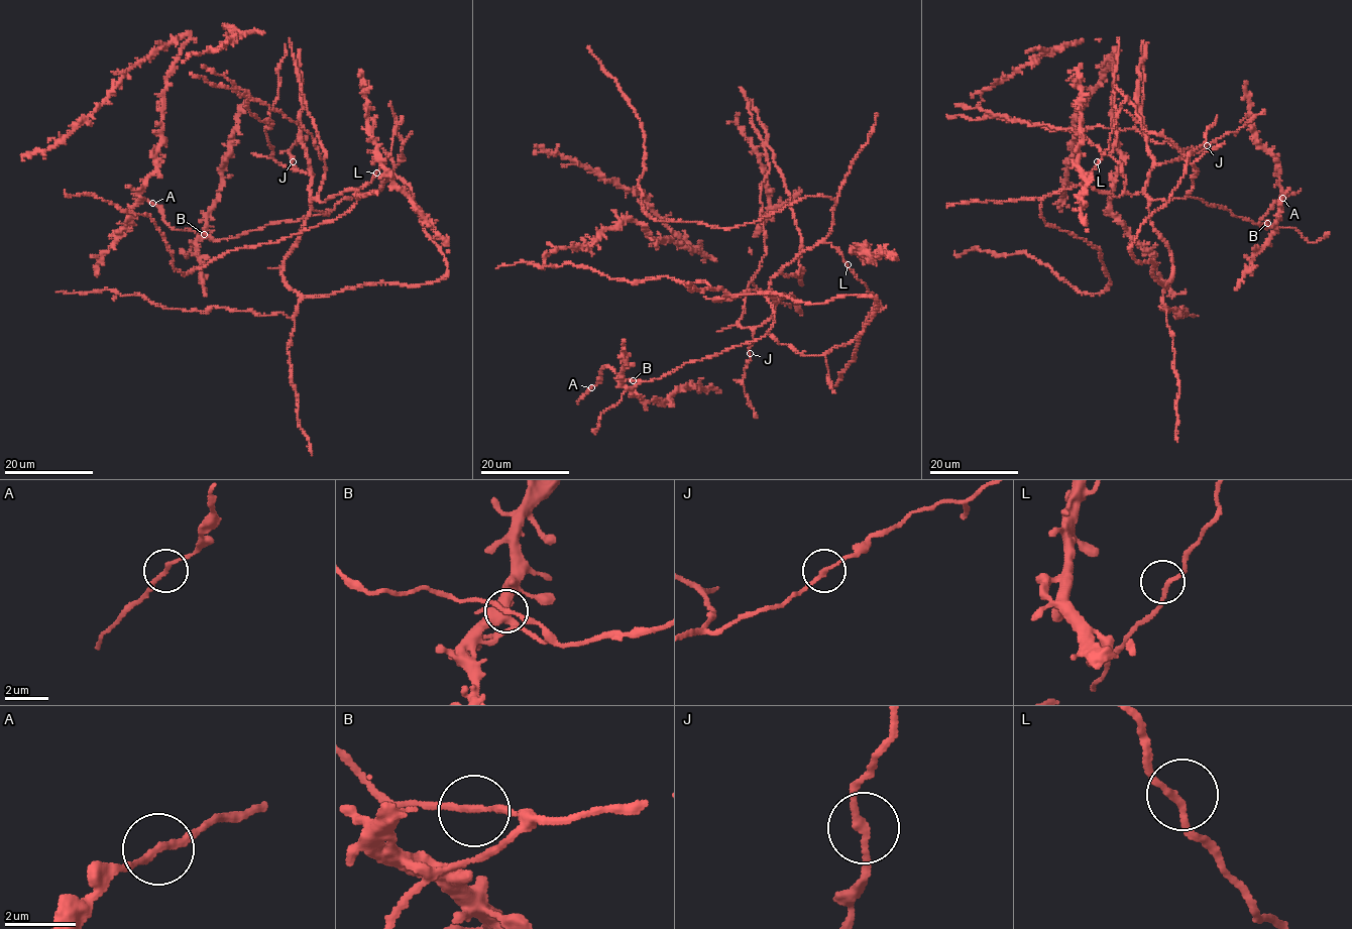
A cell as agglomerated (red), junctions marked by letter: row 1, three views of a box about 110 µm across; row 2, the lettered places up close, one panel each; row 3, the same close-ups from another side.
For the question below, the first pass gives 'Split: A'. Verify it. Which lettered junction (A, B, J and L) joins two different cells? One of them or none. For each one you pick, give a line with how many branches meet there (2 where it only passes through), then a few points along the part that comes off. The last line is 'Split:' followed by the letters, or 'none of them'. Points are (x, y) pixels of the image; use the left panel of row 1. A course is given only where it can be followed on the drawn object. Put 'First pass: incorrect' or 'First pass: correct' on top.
First pass: incorrect
Split: none of them

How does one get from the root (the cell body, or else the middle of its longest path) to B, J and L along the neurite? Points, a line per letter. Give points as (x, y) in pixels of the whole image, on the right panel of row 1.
B: (1161, 309), (1172, 258), (1152, 226), (1151, 200), (1198, 198), (1267, 228), (1267, 223)
J: (1161, 309), (1172, 258), (1151, 221), (1148, 172), (1207, 146)
L: (1161, 309), (1172, 258), (1152, 226), (1148, 198), (1142, 193), (1114, 196), (1084, 185), (1097, 161)

